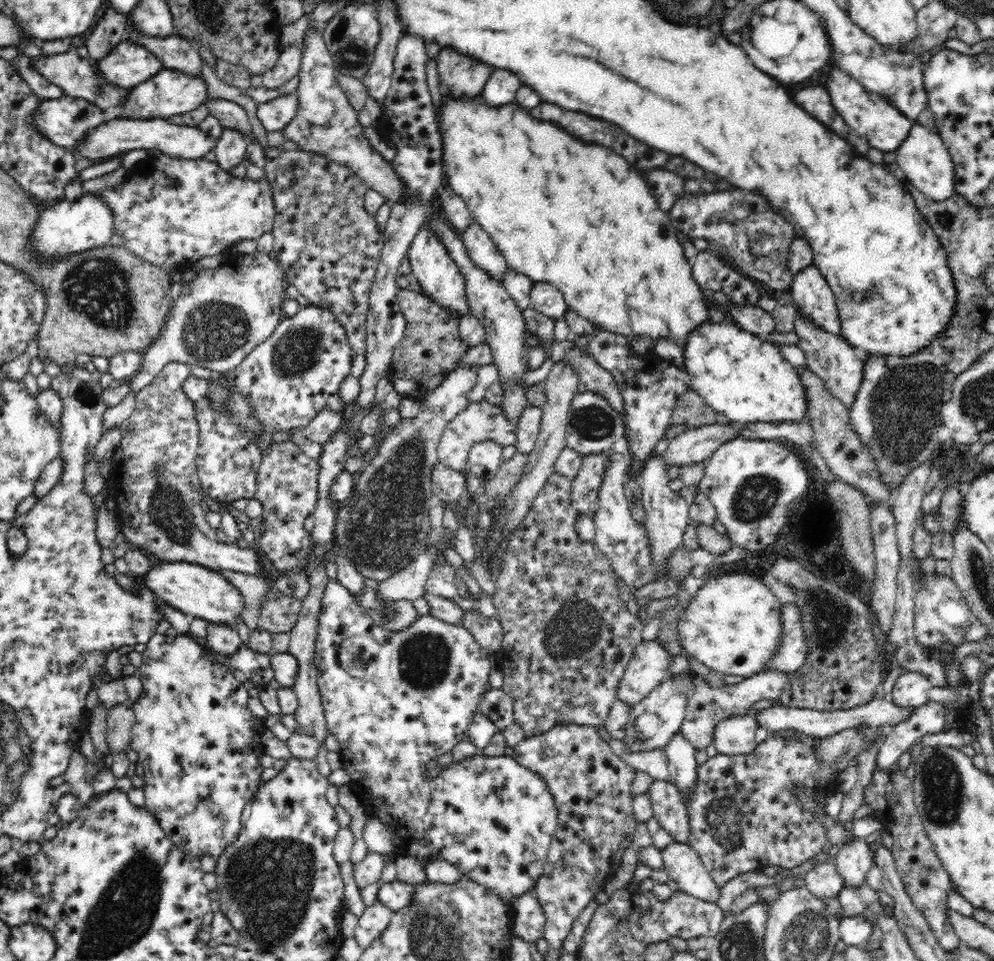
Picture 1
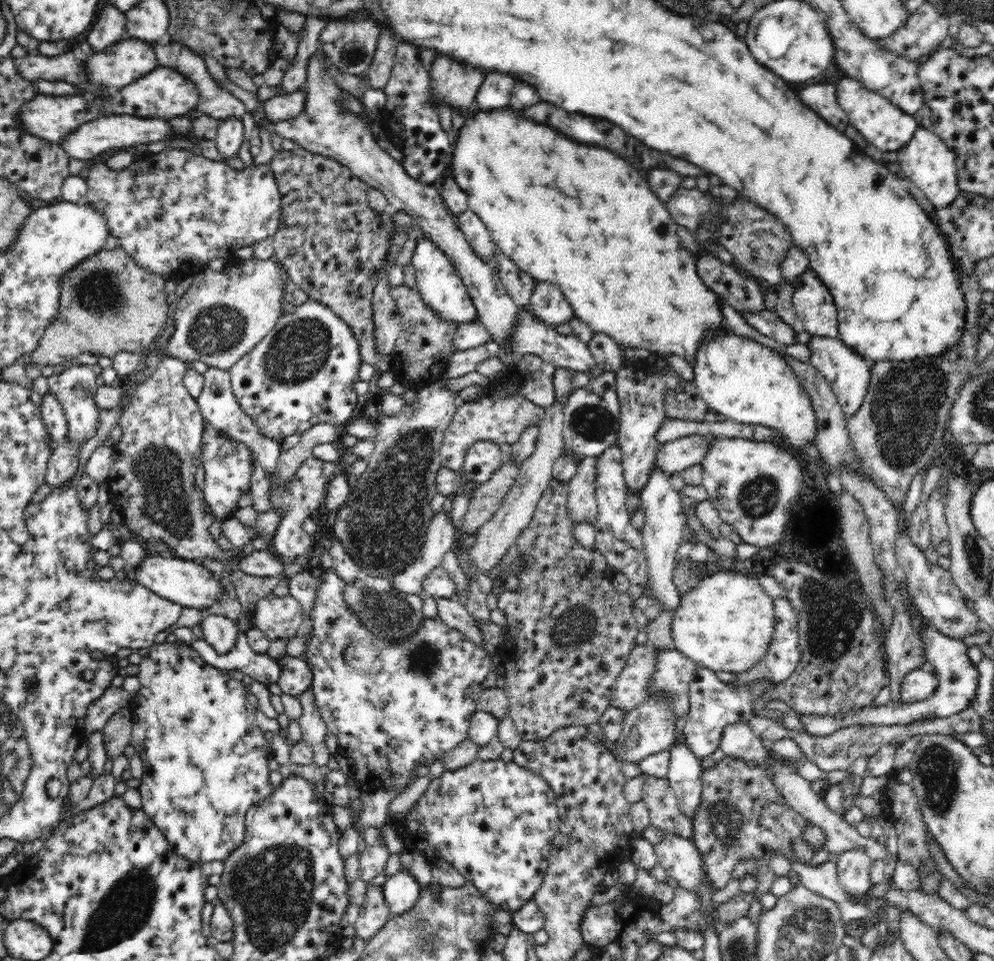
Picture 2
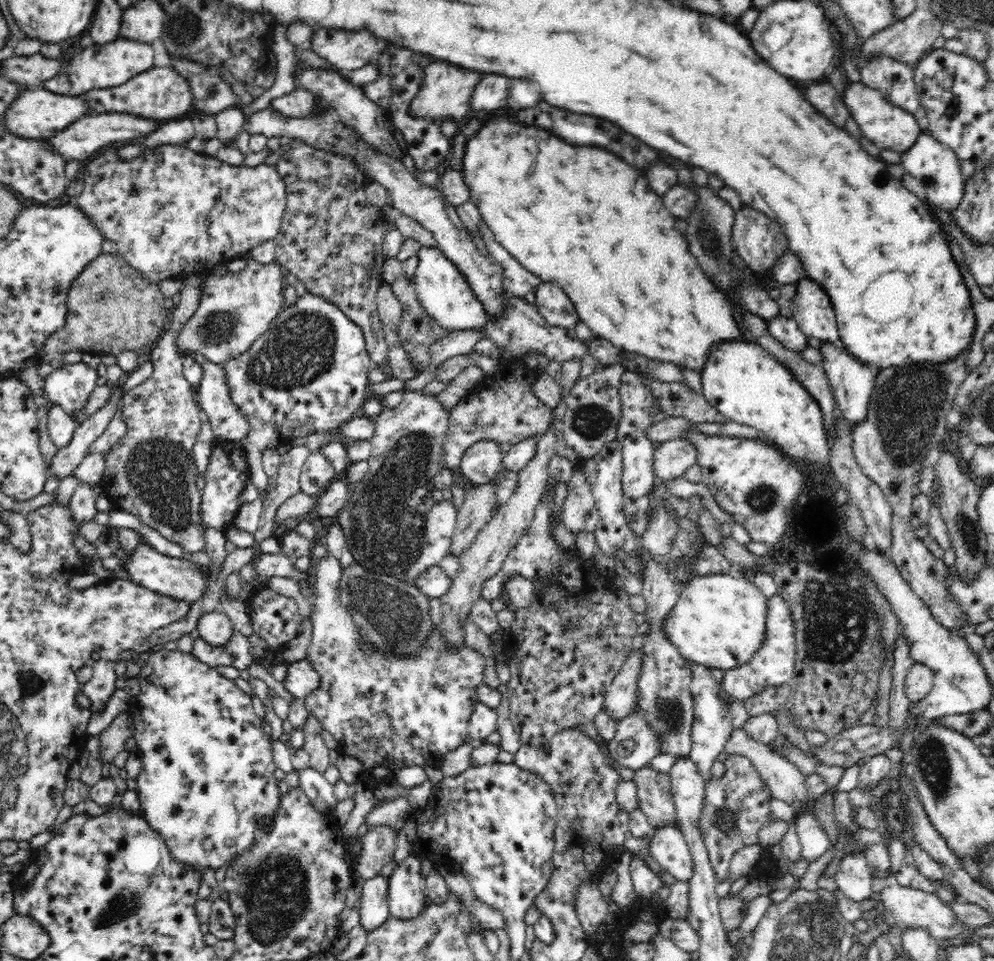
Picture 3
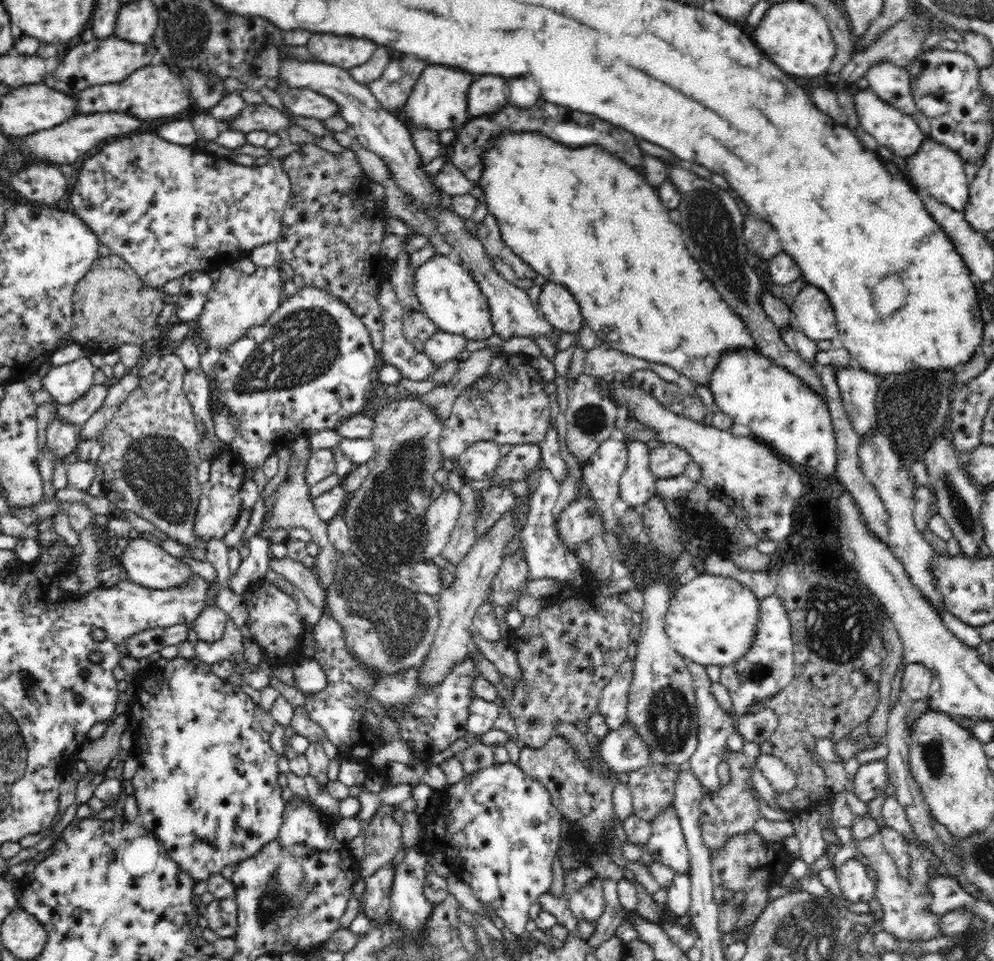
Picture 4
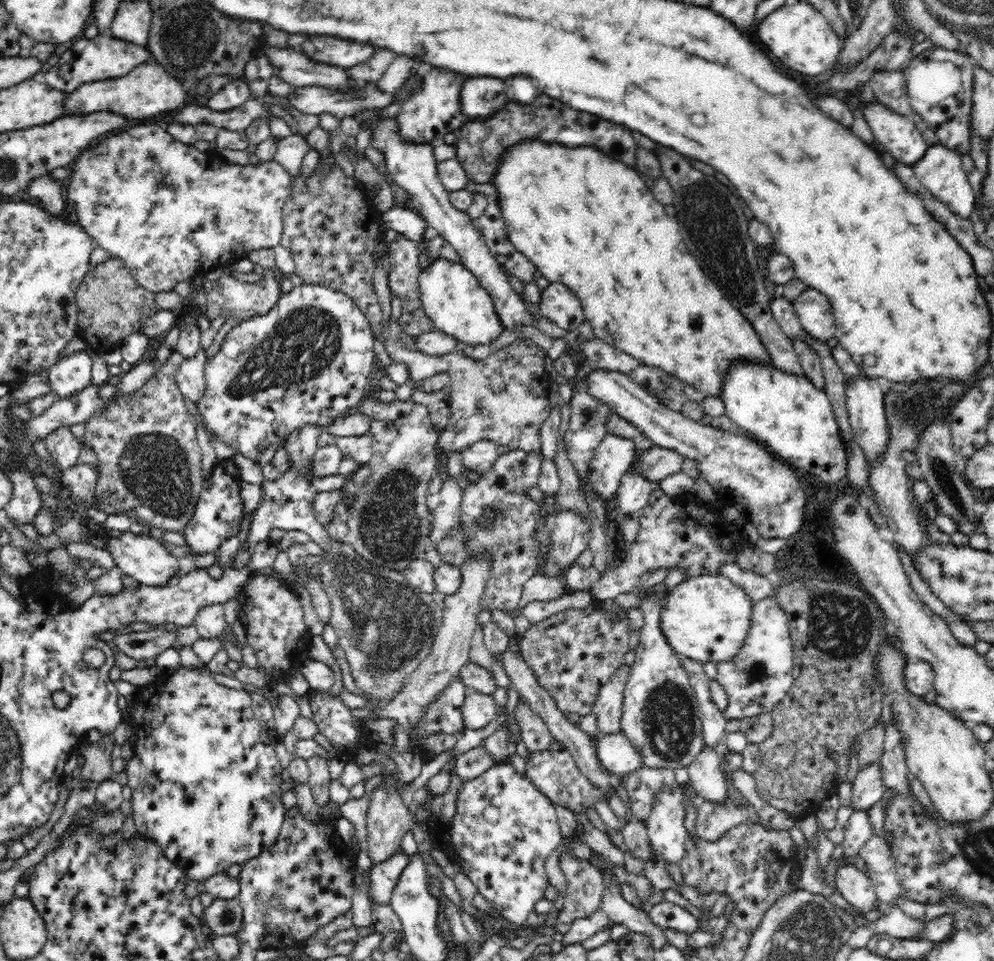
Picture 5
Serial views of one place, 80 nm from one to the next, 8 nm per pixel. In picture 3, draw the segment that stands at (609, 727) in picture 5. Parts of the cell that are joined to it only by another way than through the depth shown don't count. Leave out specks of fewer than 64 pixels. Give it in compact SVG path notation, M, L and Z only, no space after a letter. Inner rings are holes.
M632 650L626 657L625 663L618 674L614 677L612 684L606 692L606 711L612 711L611 714L615 720L622 720L636 710L640 704L640 693L638 693L638 679L642 670L643 652Z

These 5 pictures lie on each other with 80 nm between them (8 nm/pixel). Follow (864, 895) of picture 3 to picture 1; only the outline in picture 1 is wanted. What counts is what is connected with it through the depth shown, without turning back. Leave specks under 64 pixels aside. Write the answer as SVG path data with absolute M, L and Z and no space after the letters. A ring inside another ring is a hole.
M854 838L844 844L833 856L836 870L845 882L845 886L865 884L867 873L873 865L869 845L865 840Z

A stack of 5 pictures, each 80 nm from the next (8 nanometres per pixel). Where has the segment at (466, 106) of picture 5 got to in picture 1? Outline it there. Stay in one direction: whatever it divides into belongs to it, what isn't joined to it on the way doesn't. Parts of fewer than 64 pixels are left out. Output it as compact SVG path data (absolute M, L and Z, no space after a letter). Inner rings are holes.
M498 68L492 72L492 76L486 82L480 96L484 102L490 102L494 106L502 106L502 104L508 104L514 100L520 84L522 82L516 78L516 74Z

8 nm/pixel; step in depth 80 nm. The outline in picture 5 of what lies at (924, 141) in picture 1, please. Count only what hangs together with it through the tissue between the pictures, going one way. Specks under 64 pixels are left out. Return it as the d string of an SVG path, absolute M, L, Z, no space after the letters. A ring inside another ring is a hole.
M940 144L928 146L924 157L911 165L916 178L925 186L939 202L943 202L952 213L961 218L970 219L975 212L974 200L976 195L968 181L968 173L962 169L961 156Z

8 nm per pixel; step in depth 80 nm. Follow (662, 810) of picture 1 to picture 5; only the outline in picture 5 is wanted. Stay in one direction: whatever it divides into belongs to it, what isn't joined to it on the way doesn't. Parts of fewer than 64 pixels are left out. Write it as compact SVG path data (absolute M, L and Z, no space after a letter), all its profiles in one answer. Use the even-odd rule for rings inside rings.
M644 766L629 773L624 781L629 808L634 818L645 821L650 816L653 802L664 791L678 786L672 768L650 768Z

